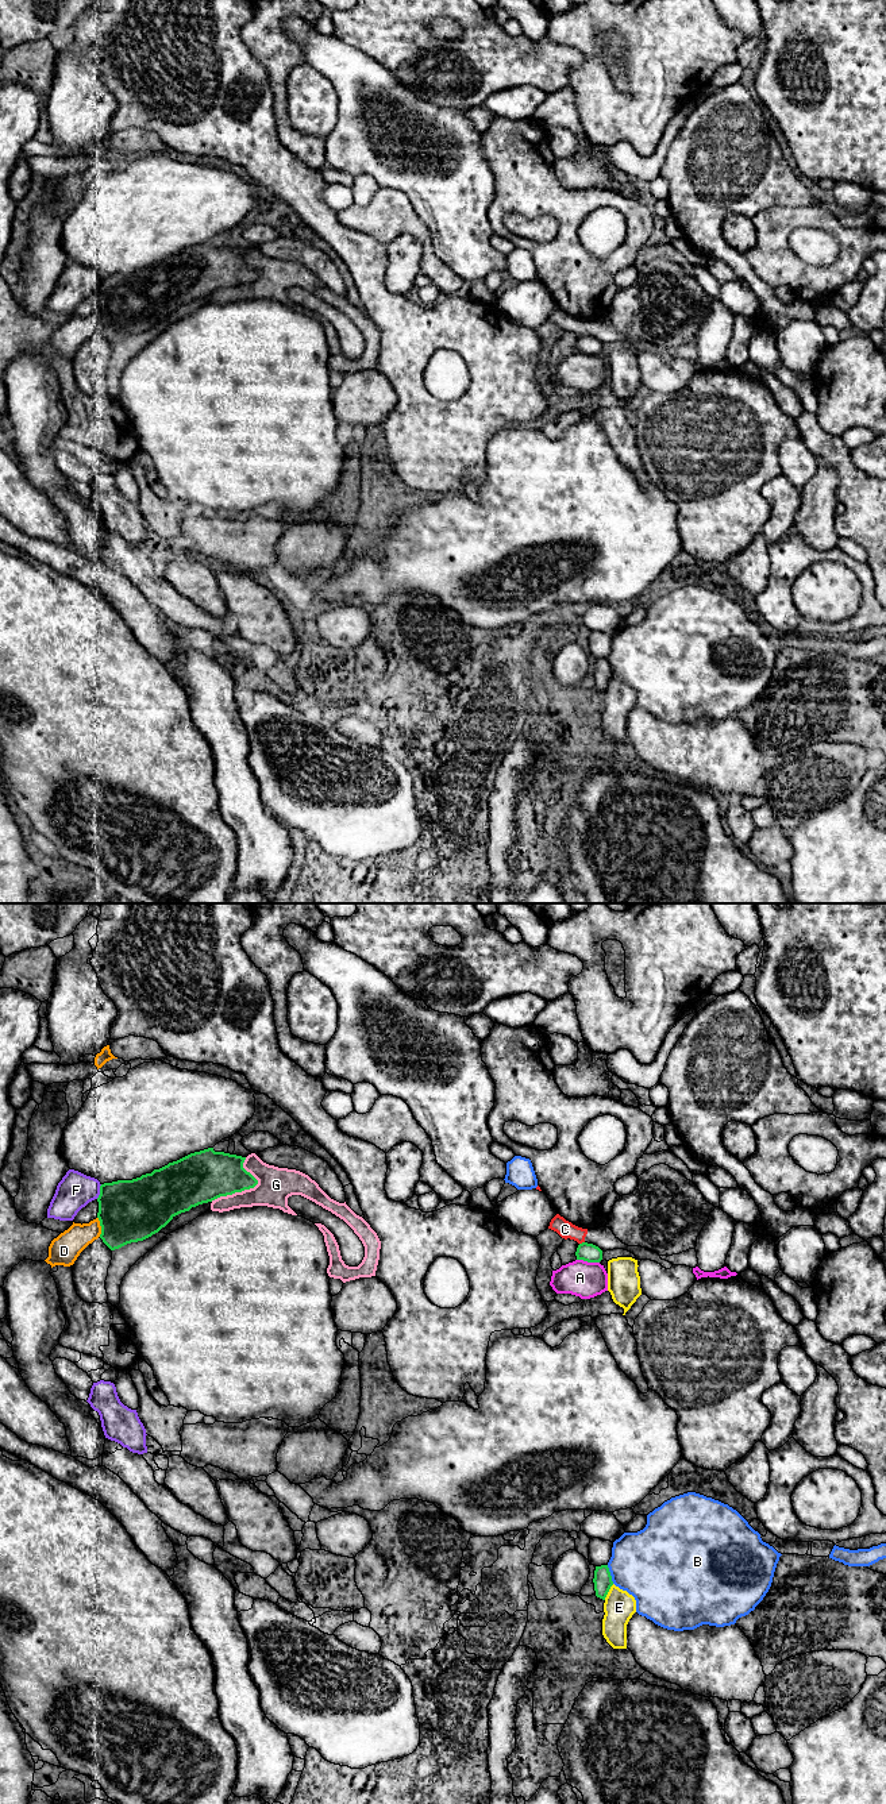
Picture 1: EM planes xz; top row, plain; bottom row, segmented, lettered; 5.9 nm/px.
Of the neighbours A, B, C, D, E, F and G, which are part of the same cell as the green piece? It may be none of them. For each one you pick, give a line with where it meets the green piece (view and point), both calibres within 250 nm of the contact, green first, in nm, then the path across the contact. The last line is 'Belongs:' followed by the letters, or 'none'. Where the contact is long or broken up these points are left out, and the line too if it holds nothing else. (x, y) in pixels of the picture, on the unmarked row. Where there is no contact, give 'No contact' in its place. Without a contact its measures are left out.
Belongs: none

